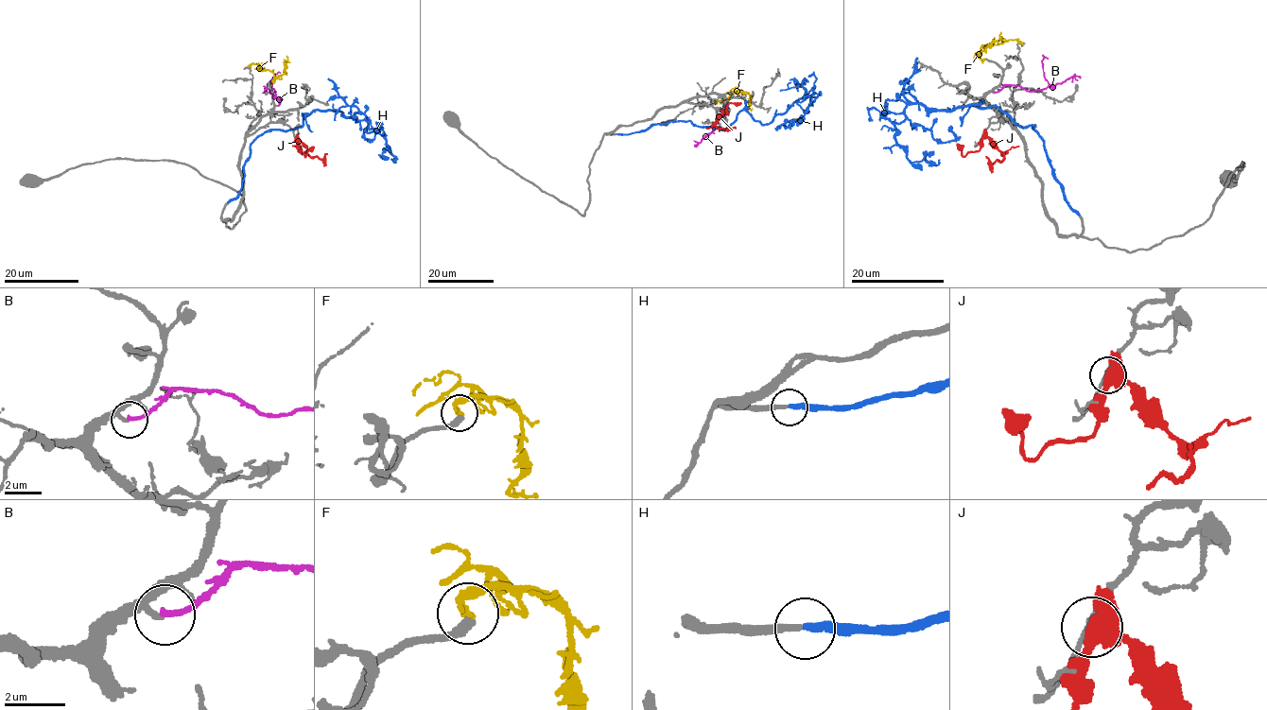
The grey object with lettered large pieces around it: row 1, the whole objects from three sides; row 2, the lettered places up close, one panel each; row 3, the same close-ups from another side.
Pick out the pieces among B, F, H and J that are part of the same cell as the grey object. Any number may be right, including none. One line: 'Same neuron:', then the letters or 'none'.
Same neuron: B, H

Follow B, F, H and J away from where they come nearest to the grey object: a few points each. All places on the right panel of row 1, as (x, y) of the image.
B: (995, 93), (1007, 84), (1017, 84), (1033, 92), (1049, 85), (1042, 64), (1043, 56)
F: (983, 60), (980, 56), (982, 46), (1014, 39), (1023, 45)
H: (1079, 215), (1033, 125), (1020, 128), (997, 107), (908, 104), (894, 123), (895, 142), (912, 162), (939, 159)
J: (983, 135), (1004, 158), (992, 164), (988, 157)

